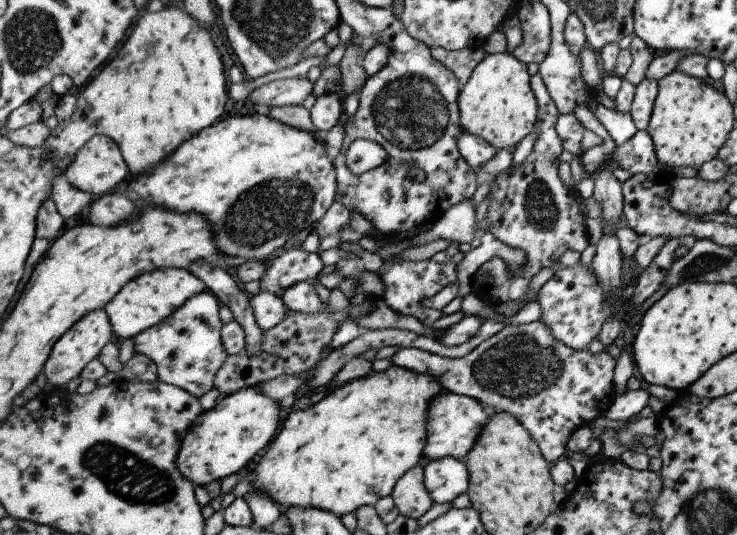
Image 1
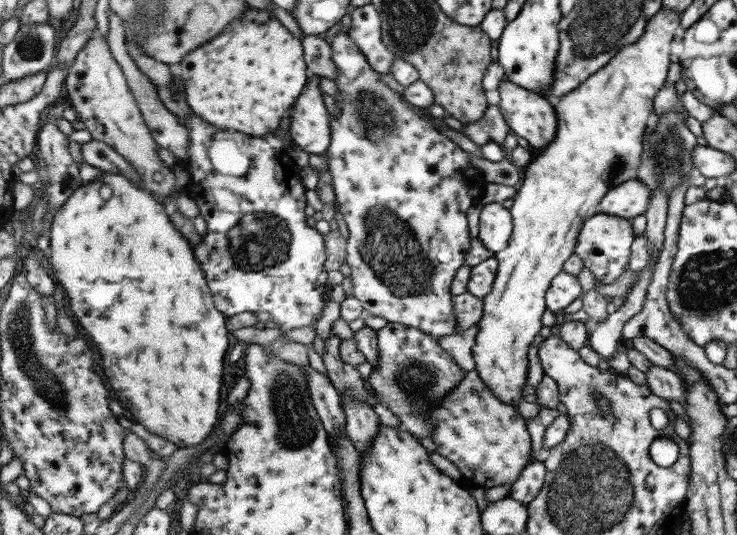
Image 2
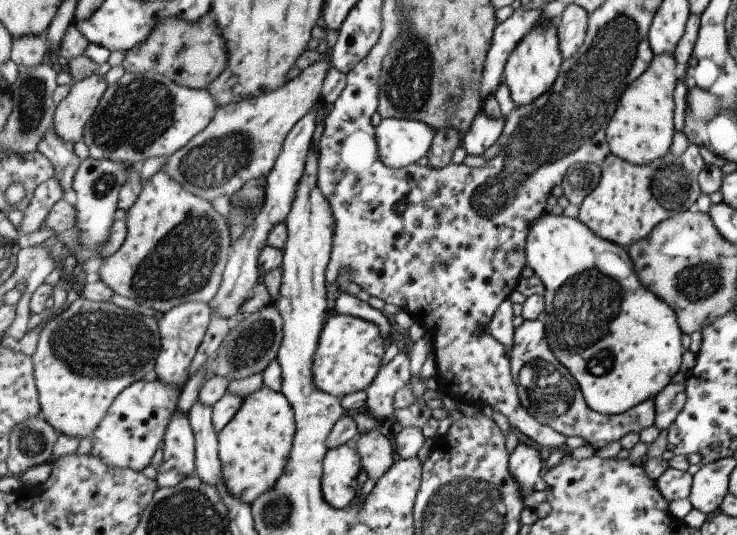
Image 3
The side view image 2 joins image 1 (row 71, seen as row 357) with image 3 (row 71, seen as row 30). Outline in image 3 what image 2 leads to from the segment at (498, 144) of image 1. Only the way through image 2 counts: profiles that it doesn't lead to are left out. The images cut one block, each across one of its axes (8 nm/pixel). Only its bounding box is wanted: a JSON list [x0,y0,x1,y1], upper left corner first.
[608,54,679,165]

